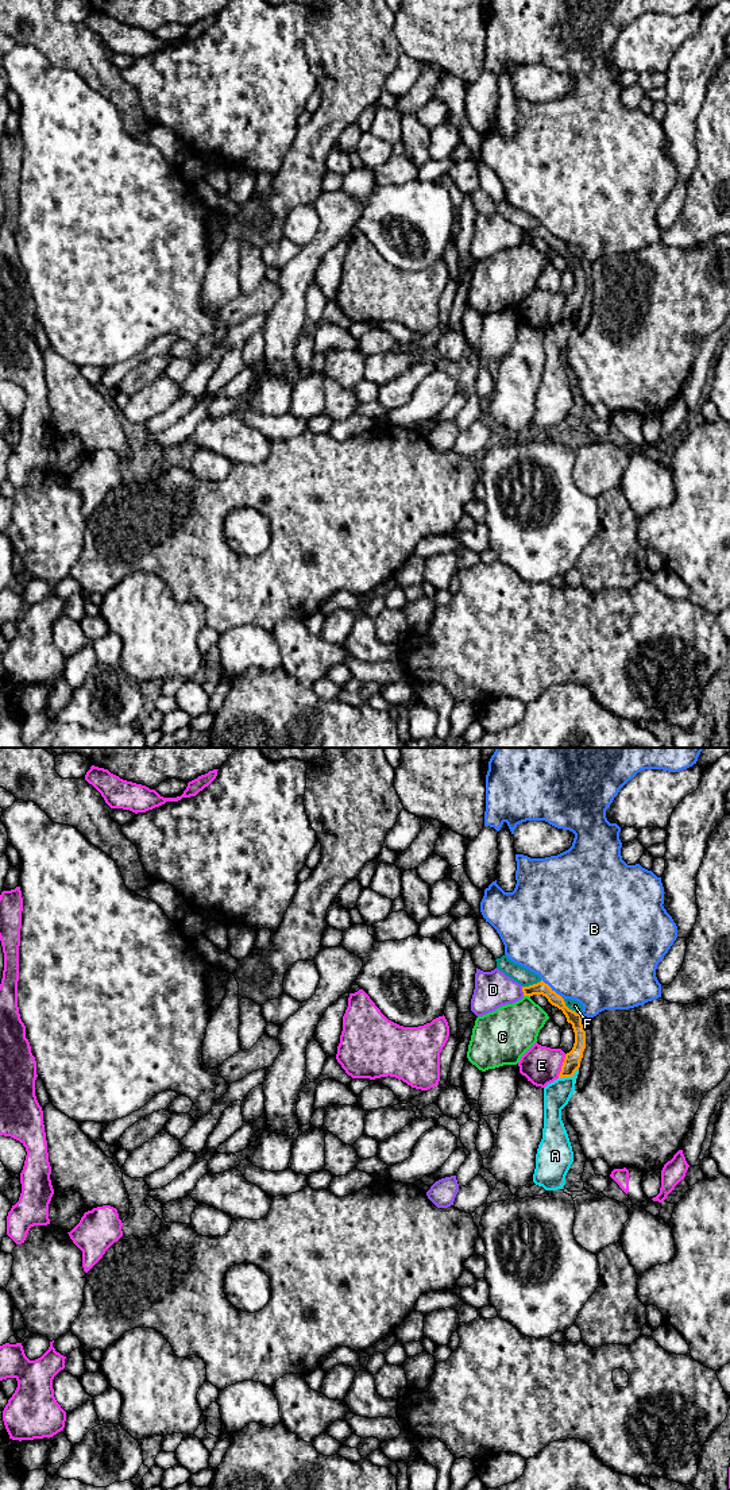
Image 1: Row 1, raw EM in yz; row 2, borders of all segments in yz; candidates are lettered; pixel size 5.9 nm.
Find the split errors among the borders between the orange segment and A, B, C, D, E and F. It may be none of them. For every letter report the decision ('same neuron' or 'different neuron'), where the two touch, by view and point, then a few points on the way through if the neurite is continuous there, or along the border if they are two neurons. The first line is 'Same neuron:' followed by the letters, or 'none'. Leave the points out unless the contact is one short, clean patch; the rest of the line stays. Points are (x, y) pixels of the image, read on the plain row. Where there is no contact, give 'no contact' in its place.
Same neuron: none
A: different neuron; contact yz (568, 320)
B: different neuron; contact yz (551, 232)
C: different neuron; contact yz (526, 239)
D: different neuron; contact yz (522, 235); border yz (521, 231), (524, 239)
E: different neuron; contact yz (562, 311)
F: different neuron; contact yz (568, 253); border yz (562, 242), (570, 253), (580, 259)

